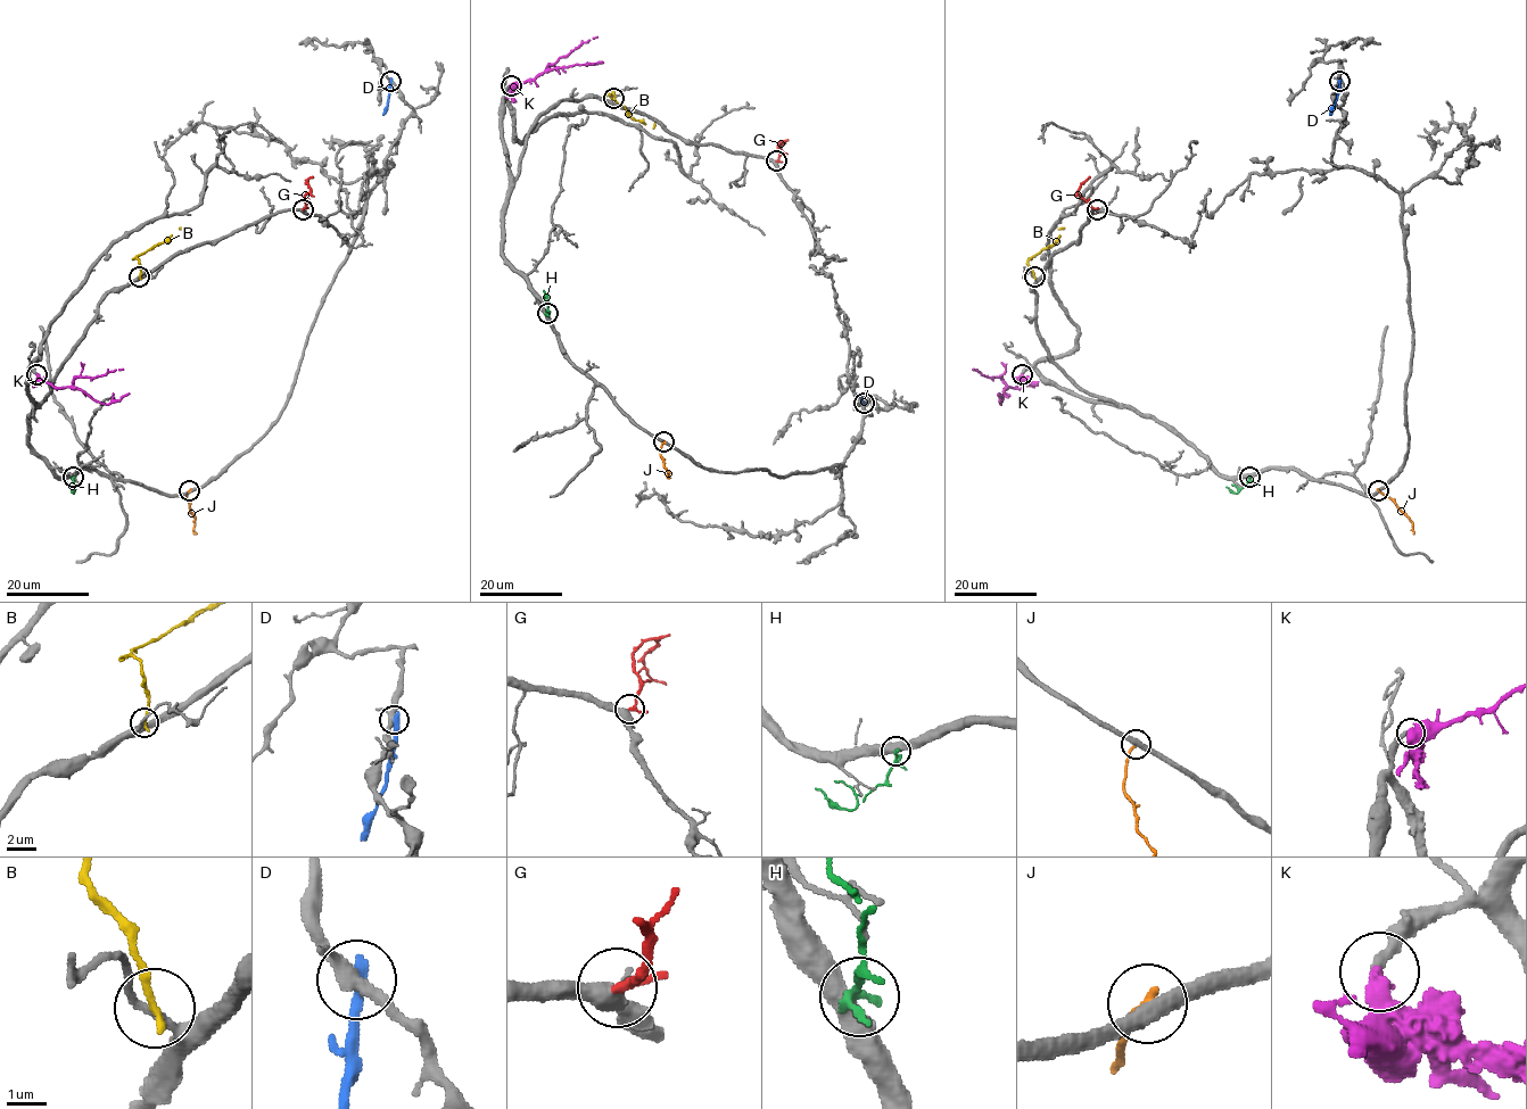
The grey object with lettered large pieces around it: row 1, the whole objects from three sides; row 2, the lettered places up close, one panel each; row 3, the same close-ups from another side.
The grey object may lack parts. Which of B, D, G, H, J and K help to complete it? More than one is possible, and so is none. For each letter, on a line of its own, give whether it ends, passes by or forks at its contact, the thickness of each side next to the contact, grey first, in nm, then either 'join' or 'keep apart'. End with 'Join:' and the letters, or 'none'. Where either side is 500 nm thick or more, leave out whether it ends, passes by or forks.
B: it ends there; 180 nm thick on the grey side, 220 nm on the other; keep apart
D: it ends there; 280 nm thick on the grey side, 380 nm on the other; keep apart
G: it passes by; 360 nm thick on the grey side, 170 nm on the other; join
H: 500 nm thick on the grey side, 190 nm on the other; keep apart
J: it ends there; 400 nm thick on the grey side, 240 nm on the other; keep apart
K: it ends there; 240 nm thick on the grey side, 440 nm on the other; join
Join: G, K

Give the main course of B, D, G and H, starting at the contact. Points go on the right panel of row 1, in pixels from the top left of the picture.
B: (1034, 276), (1029, 259), (1054, 245), (1064, 229)
D: (1338, 80), (1337, 98), (1329, 114)
G: (1097, 209), (1078, 192), (1089, 176)
H: (1248, 477), (1236, 493), (1226, 487)

